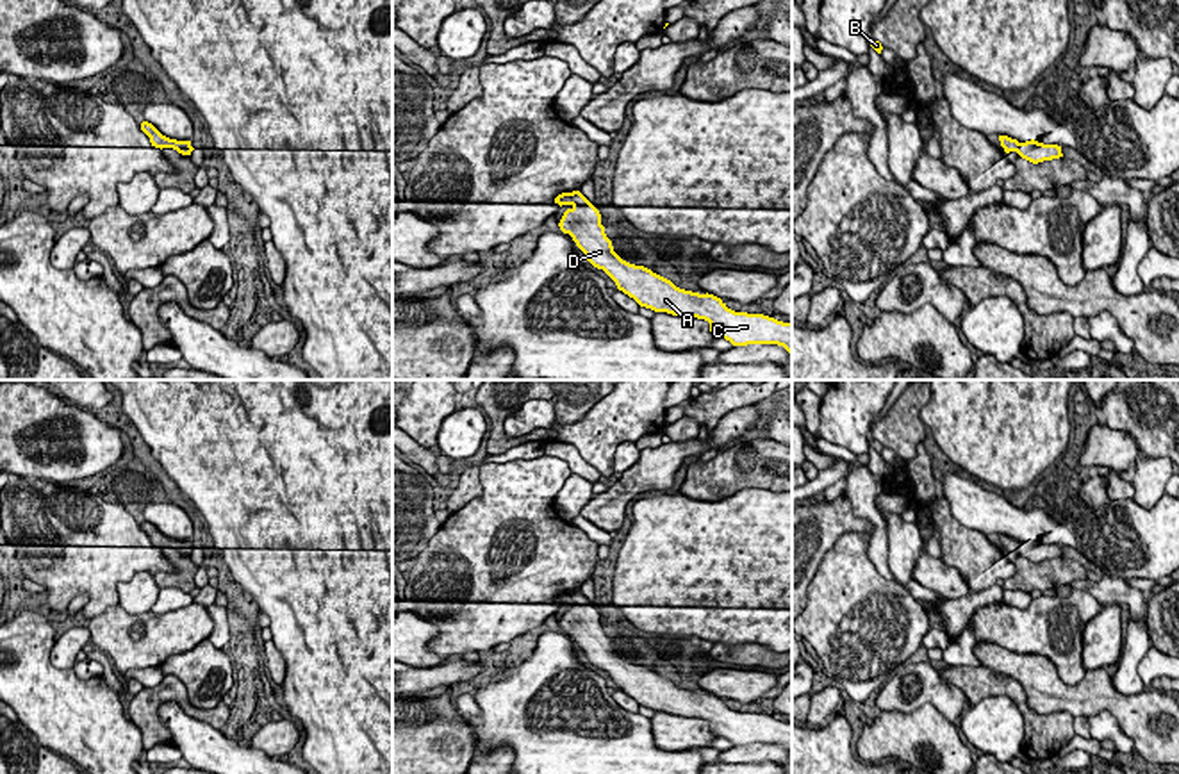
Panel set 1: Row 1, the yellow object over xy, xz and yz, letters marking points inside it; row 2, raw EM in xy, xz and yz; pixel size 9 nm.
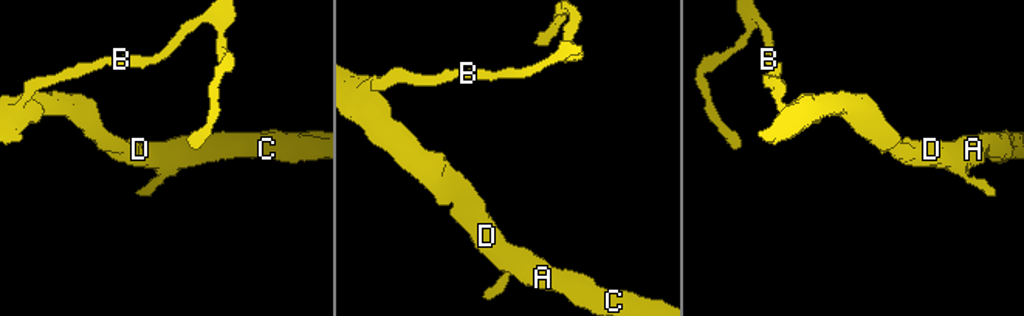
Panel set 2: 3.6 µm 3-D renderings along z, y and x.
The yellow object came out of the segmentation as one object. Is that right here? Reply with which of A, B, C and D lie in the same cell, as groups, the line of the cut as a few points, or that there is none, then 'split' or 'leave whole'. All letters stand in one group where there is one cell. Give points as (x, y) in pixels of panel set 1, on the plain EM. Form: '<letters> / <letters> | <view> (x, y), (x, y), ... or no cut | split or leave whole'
A B C D | no cut | leave whole

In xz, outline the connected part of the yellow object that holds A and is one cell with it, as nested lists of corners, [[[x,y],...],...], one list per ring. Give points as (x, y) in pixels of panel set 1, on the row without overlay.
[[[580,590],[562,592],[555,603],[569,606],[558,622],[560,630],[573,637],[594,667],[603,669],[617,688],[640,706],[705,719],[712,733],[733,745],[778,744],[792,756],[792,722],[763,713],[735,712],[713,694],[680,688],[651,669],[622,660],[605,633],[599,610]]]

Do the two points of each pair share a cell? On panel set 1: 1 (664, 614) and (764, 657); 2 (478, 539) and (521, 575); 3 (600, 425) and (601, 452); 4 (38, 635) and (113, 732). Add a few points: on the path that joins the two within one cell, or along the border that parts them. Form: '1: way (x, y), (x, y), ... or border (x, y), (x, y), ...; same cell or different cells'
1: border (714, 642), (757, 642), (773, 651); different cells
2: way (484, 553), (489, 566), (507, 566); same cell
3: way (601, 432), (601, 444); same cell
4: way (38, 662), (86, 714); same cell

